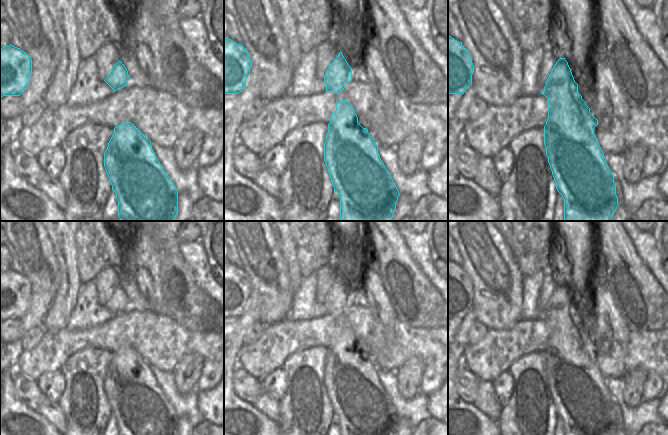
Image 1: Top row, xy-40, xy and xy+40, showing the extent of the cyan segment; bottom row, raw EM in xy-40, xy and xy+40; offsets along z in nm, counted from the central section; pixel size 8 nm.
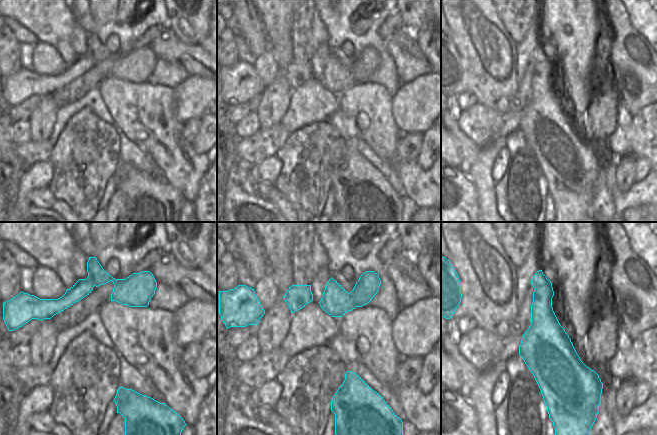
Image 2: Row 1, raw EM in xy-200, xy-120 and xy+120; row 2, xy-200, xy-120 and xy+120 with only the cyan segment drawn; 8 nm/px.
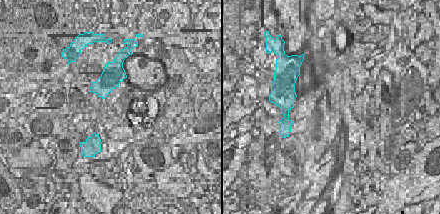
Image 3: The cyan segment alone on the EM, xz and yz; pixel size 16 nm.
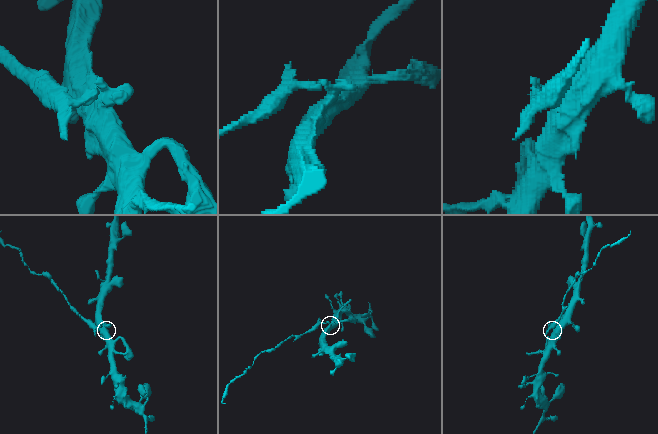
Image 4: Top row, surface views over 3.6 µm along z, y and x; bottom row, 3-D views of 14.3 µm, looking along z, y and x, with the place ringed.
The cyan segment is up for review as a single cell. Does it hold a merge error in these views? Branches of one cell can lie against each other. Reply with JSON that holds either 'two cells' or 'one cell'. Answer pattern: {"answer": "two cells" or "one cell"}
{"answer": "two cells"}

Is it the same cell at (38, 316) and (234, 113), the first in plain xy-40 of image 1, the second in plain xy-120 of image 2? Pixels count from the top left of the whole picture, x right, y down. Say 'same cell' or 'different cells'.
different cells

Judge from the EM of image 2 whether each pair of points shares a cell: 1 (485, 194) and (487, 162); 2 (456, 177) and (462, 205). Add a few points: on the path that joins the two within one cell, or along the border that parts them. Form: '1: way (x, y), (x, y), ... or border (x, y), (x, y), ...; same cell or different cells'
1: way (485, 186), (485, 170); same cell
2: way (456, 184), (461, 198); same cell

